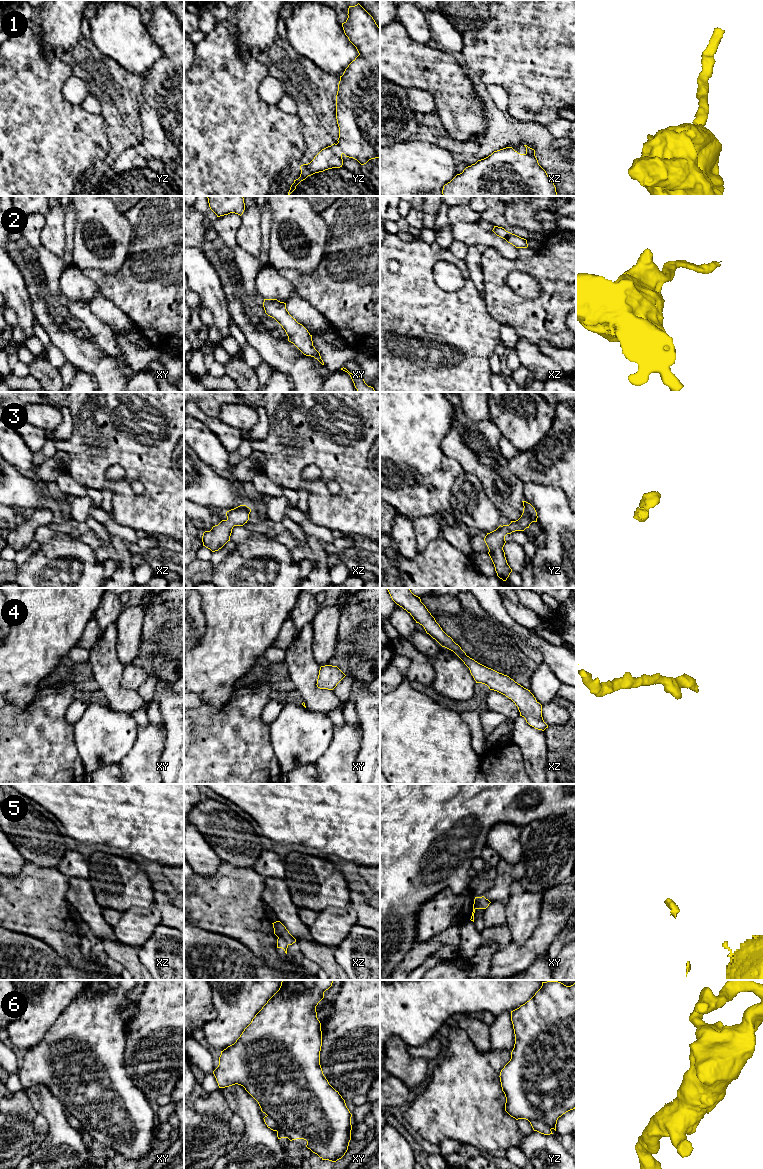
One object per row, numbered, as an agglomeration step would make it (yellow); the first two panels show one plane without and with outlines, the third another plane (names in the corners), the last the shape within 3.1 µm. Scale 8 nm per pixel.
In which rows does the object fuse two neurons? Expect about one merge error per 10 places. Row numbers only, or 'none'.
5, 6

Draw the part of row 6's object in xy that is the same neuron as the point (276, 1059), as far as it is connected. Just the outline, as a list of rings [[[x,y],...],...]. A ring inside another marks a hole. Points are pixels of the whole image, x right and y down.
[[[282,980],[279,990],[267,1001],[244,1029],[236,1042],[221,1051],[219,1065],[213,1071],[219,1088],[241,1085],[258,1102],[261,1111],[270,1116],[292,1141],[304,1139],[306,1147],[322,1160],[336,1162],[348,1150],[351,1140],[351,1117],[345,1100],[328,1082],[320,1065],[321,1023],[316,1006],[334,980]]]

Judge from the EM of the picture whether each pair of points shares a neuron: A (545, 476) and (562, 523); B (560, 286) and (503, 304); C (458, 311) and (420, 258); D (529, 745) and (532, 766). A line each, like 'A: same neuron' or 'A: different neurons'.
A: different neurons
B: same neuron
C: same neuron
D: same neuron

